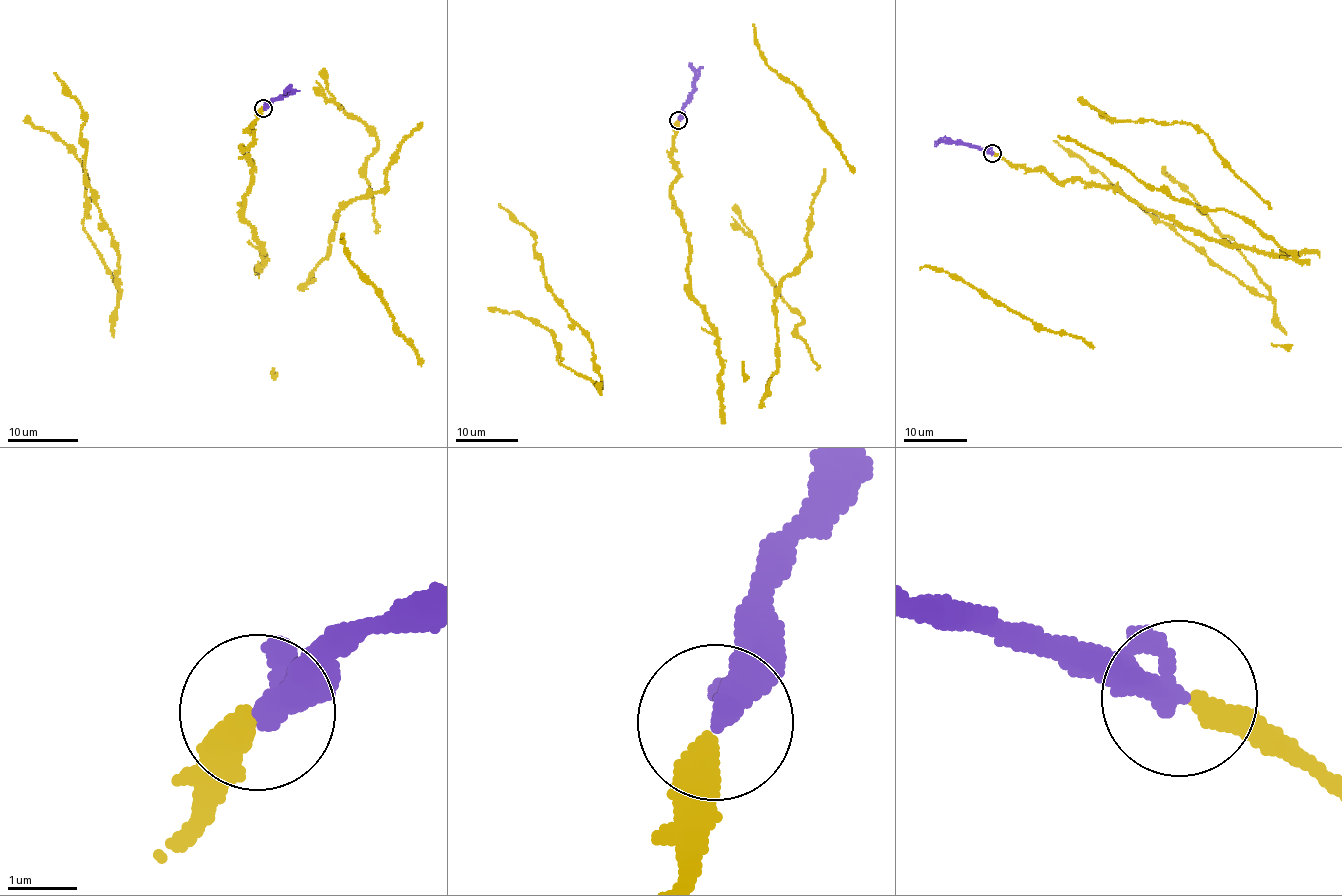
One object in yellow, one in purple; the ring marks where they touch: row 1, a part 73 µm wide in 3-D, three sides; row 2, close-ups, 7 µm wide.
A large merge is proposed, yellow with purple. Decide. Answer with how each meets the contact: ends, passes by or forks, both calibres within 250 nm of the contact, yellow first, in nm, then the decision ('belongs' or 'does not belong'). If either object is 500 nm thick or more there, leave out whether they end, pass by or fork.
yellow ends; purple passes by; calibres 360 and 300 nm; belongs

